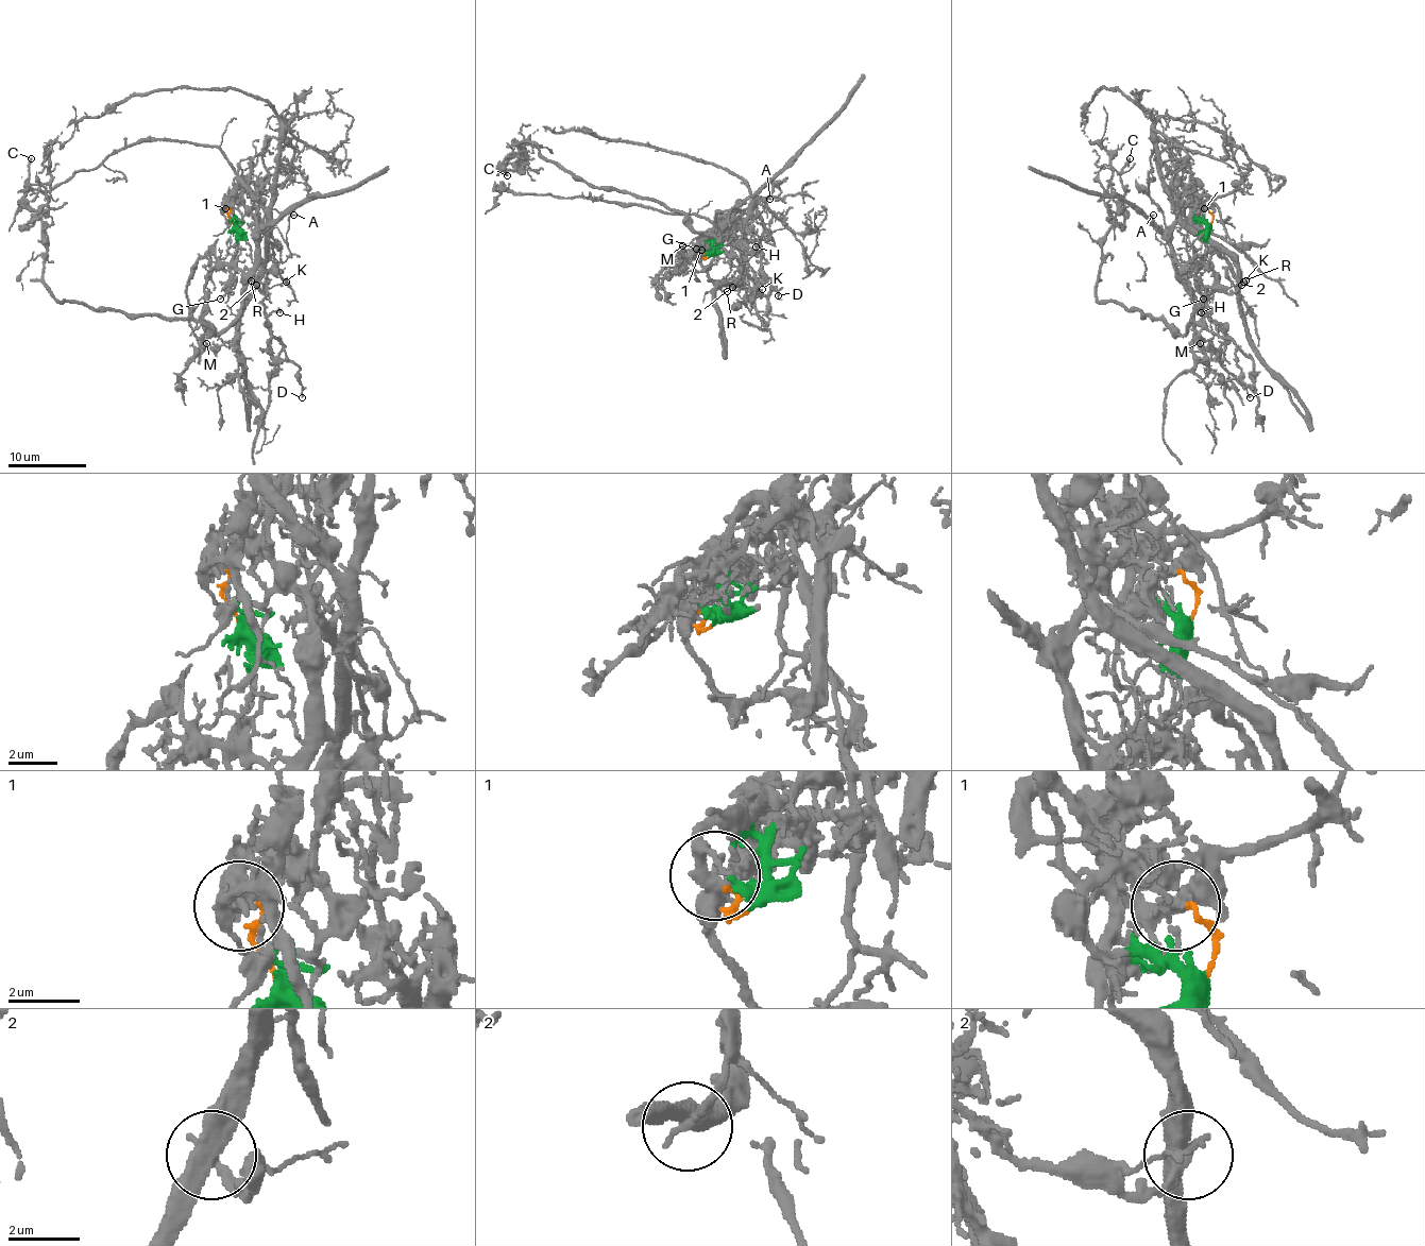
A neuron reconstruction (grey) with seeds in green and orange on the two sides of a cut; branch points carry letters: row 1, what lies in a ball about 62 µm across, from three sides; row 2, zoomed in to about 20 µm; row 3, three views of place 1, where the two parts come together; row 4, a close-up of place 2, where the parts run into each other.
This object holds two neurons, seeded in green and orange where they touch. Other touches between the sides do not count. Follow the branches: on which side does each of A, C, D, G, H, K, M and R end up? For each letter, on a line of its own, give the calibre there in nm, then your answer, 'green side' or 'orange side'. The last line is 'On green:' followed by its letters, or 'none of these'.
A: 120 nm | orange side
C: 240 nm | green side
D: 140 nm | green side
G: 100 nm | green side
H: 140 nm | green side
K: 110 nm | green side
M: 150 nm | green side
R: 130 nm | green side
On green: C, D, G, H, K, M, R

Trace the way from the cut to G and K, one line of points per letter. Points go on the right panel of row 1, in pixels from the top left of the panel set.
G: (1210, 224), (1207, 252), (1197, 260), (1197, 291), (1203, 300)
K: (1210, 224), (1207, 252), (1187, 270), (1175, 263), (1208, 286), (1231, 287), (1244, 282)

